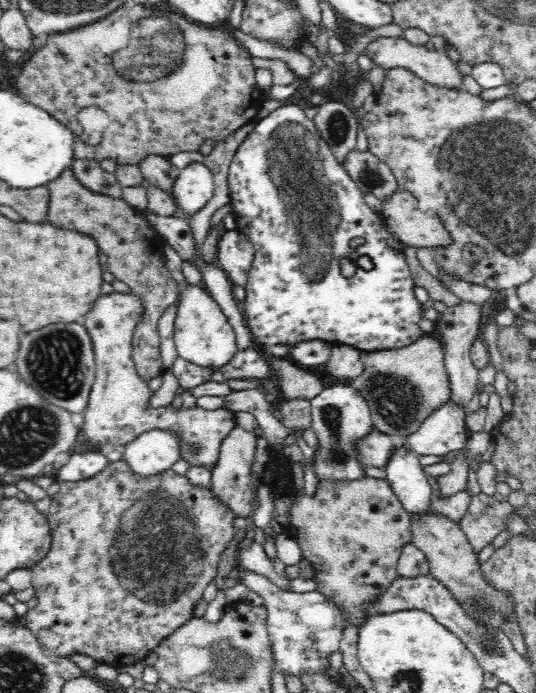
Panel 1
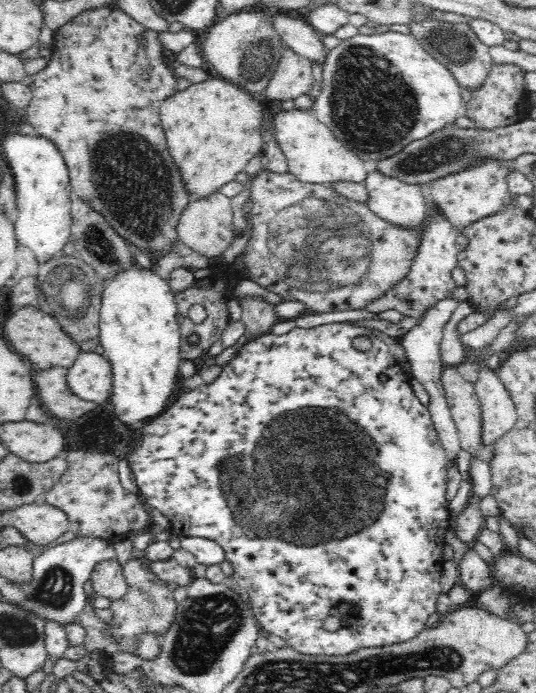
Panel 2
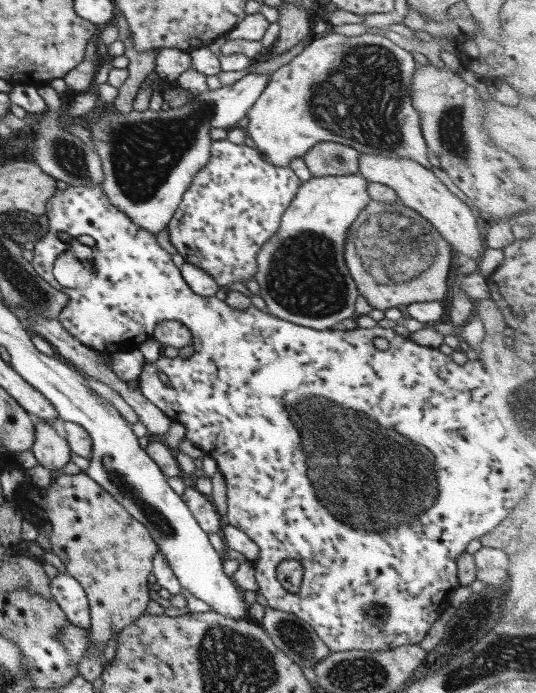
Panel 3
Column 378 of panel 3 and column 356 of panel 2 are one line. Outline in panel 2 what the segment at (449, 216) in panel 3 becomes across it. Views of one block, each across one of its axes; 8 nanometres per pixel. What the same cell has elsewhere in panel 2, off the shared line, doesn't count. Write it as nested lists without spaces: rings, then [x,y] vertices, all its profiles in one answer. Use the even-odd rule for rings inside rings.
[[[310,109],[282,111],[271,120],[274,125],[274,139],[286,155],[289,172],[298,180],[310,184],[330,182],[364,183],[367,176],[364,161],[332,134],[322,122],[319,122]]]

